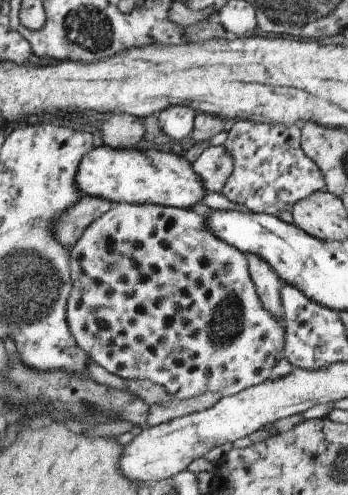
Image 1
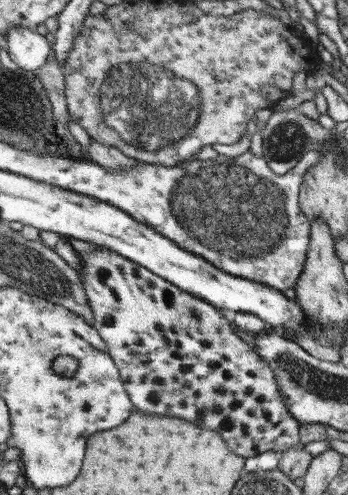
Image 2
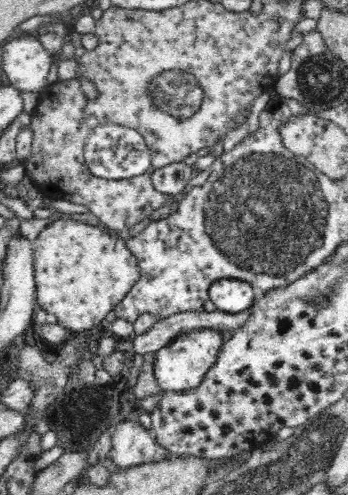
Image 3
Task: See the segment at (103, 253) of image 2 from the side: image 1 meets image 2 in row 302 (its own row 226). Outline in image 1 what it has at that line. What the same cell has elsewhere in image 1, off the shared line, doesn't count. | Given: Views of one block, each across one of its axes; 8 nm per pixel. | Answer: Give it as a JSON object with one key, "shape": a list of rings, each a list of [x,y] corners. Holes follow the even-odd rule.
{"shape":[[[117,204],[109,214],[105,214],[91,228],[87,228],[83,238],[73,248],[73,282],[75,282],[75,290],[73,296],[69,298],[69,326],[73,328],[73,334],[77,336],[81,348],[89,352],[91,362],[95,360],[107,372],[125,380],[141,380],[141,382],[153,380],[157,384],[163,384],[179,400],[193,398],[205,392],[219,392],[221,398],[237,396],[253,386],[269,382],[273,368],[279,364],[281,358],[285,358],[283,352],[287,348],[287,326],[279,318],[275,318],[273,312],[265,308],[257,284],[253,282],[249,256],[237,246],[219,238],[211,230],[207,218],[203,218],[195,210],[171,208],[159,204]]]}

